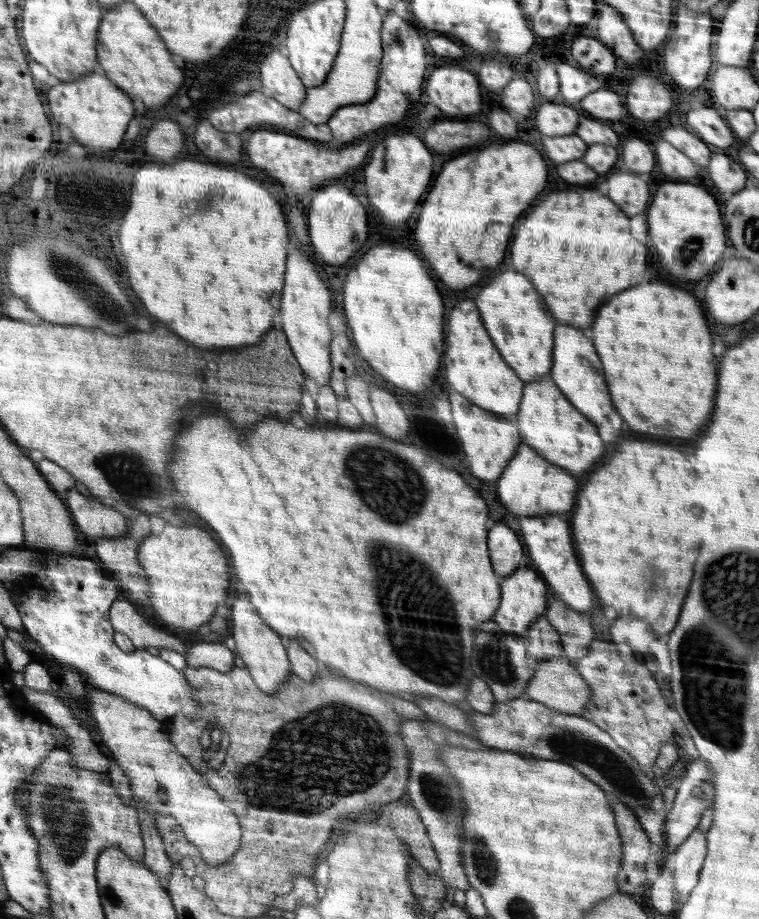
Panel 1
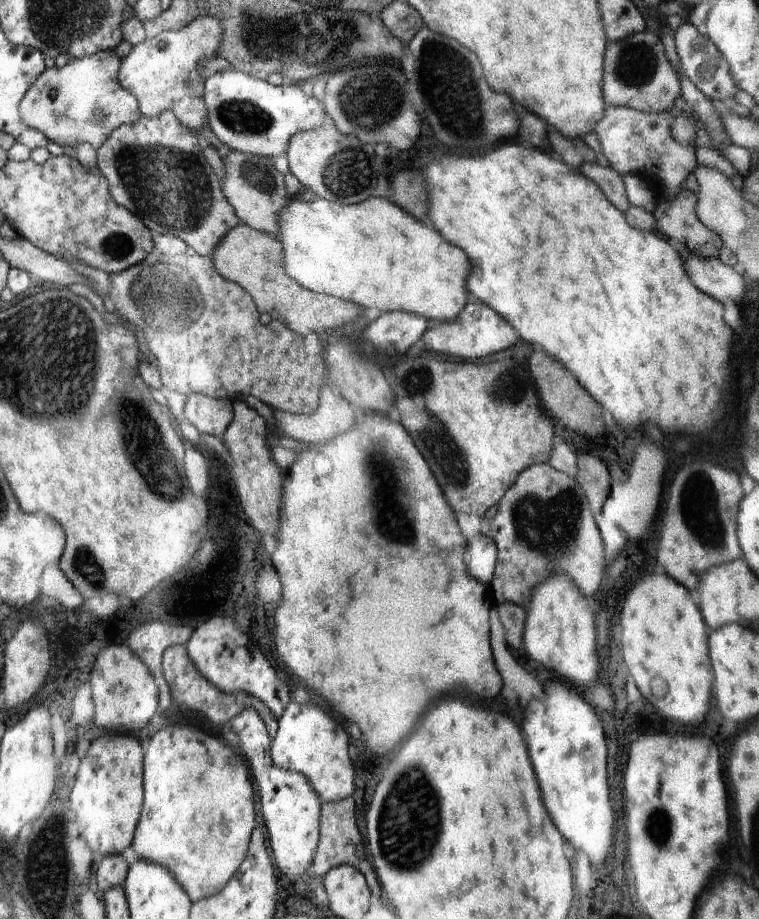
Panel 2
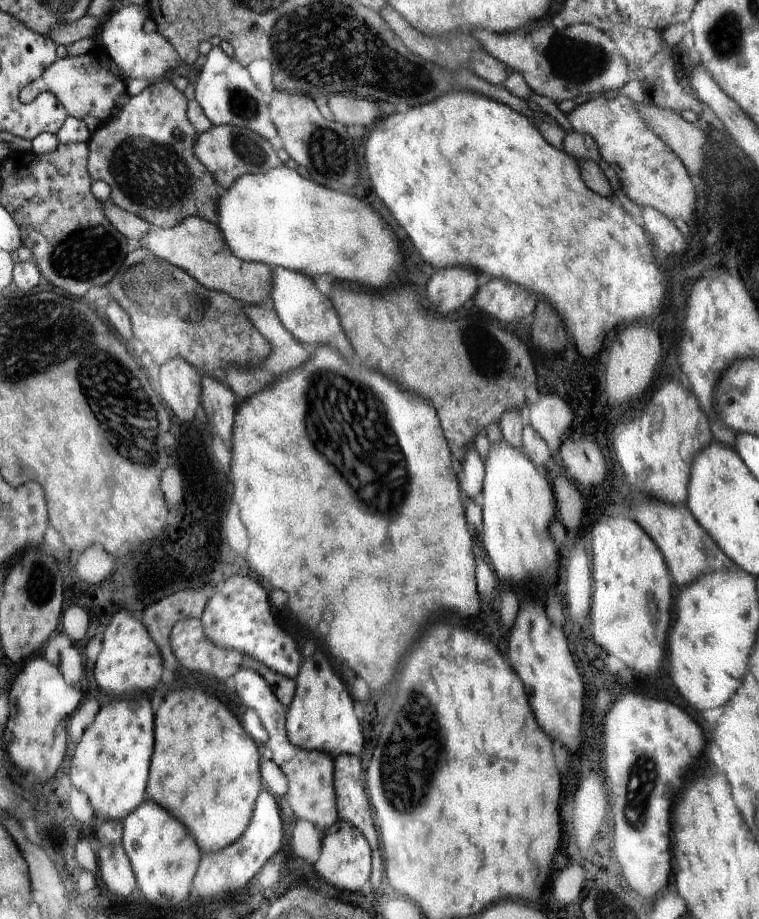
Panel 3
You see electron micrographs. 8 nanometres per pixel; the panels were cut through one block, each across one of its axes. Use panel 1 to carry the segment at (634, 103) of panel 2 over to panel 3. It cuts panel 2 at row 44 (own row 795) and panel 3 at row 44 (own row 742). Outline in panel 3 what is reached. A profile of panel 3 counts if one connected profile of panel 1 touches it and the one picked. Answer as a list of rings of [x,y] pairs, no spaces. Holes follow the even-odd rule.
[[[544,18],[538,22],[527,23],[516,32],[496,34],[492,31],[486,32],[486,29],[474,28],[473,35],[488,54],[507,66],[509,72],[519,72],[534,92],[552,98],[556,103],[575,100],[586,94],[594,96],[600,92],[622,89],[629,82],[627,60],[616,48],[612,37],[588,23],[578,23],[558,30],[552,24],[551,18]]]

